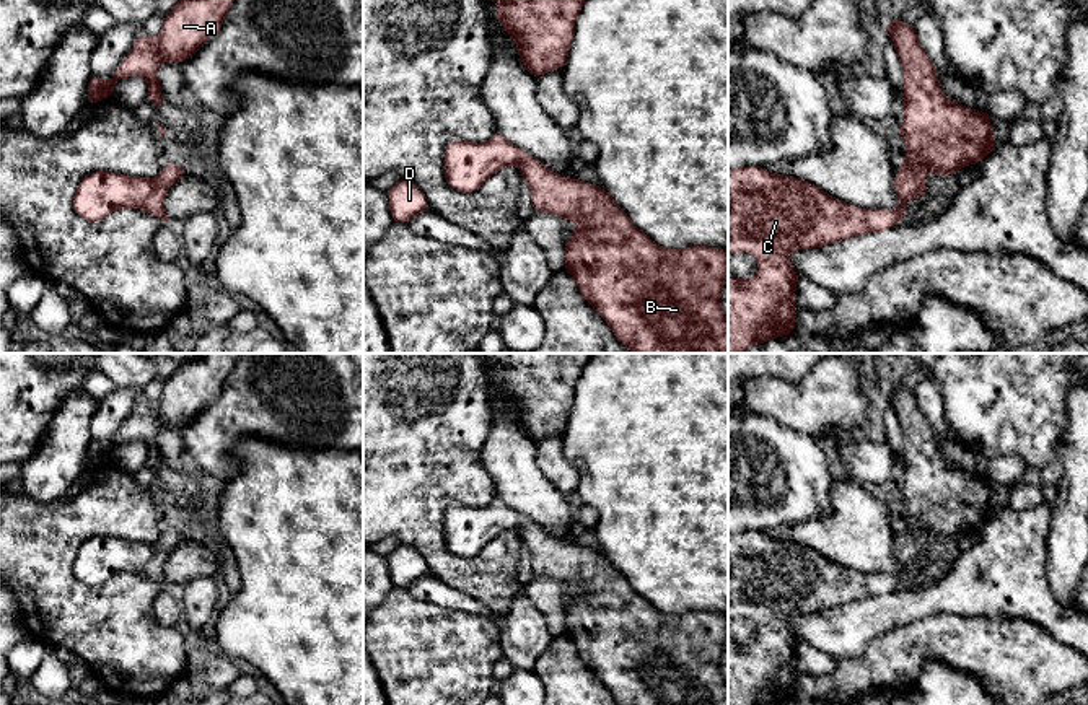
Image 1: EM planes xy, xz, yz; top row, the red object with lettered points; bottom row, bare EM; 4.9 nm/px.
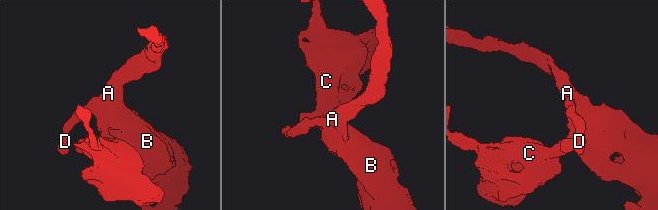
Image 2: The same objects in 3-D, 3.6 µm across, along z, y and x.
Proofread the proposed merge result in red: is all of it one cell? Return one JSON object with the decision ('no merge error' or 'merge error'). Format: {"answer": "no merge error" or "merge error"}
{"answer": "no merge error"}

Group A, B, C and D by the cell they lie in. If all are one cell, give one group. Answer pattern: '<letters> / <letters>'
A B C D

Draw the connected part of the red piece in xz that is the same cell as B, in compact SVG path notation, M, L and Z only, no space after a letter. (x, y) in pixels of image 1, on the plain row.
M498 497L489 506L453 505L445 515L450 552L474 557L498 534L518 529L531 554L534 576L552 578L578 589L565 607L565 635L581 661L609 689L617 705L728 705L720 659L728 617L709 611L665 614L640 596L601 552L562 542Z

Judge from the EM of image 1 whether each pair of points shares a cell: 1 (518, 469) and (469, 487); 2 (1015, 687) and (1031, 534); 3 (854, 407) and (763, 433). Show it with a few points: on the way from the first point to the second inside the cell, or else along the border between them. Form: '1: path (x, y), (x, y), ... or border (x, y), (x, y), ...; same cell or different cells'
1: border (484, 442), (482, 466), (497, 495); different cells
2: border (986, 616), (1025, 617), (1041, 626), (1056, 640); different cells
3: border (753, 412), (772, 415), (818, 442); different cells

